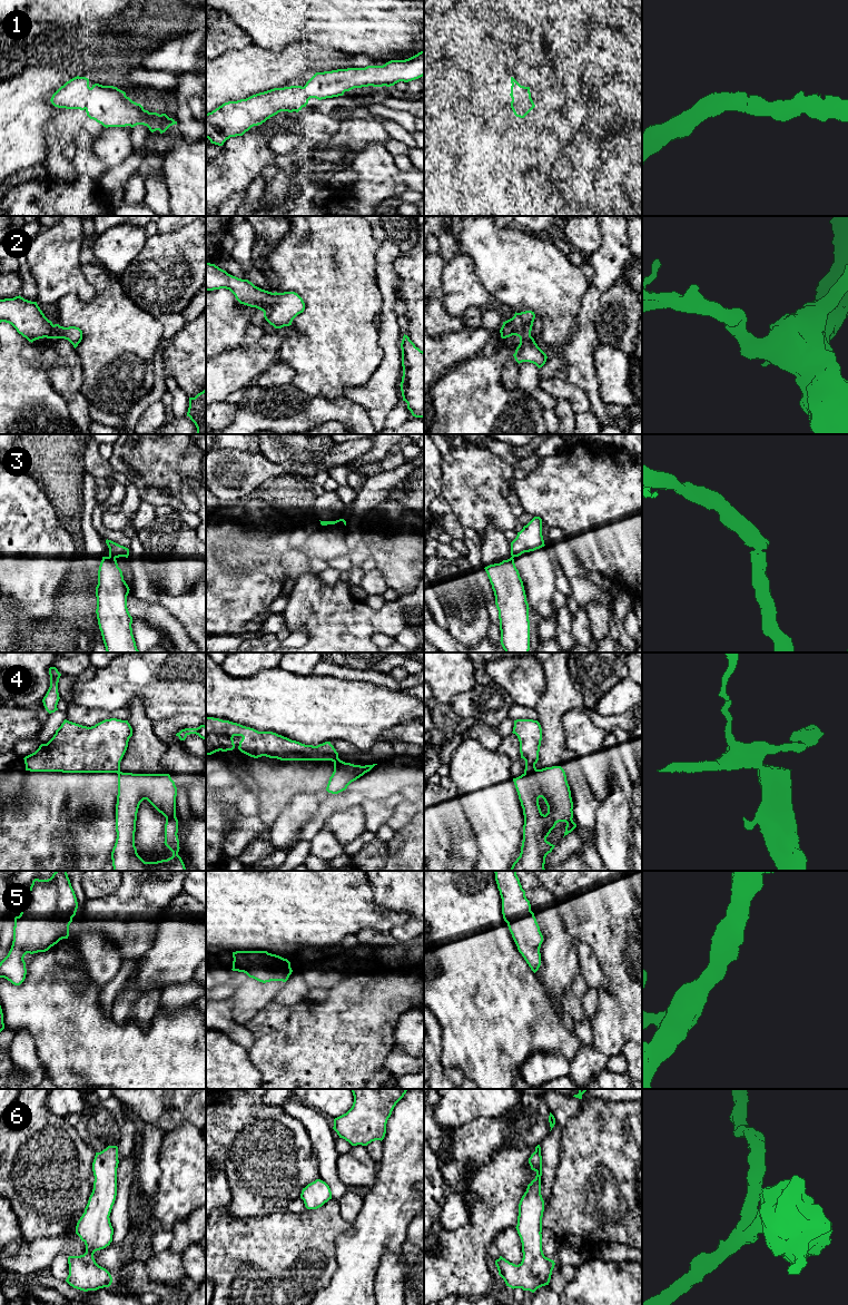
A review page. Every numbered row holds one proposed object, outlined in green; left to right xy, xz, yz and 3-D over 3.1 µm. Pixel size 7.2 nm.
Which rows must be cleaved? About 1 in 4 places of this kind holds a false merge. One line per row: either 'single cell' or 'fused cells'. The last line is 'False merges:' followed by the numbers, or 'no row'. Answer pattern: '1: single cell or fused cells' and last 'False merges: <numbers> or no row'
1: single cell
2: single cell
3: fused cells
4: fused cells
5: fused cells
6: single cell
False merges: 3, 4, 5

